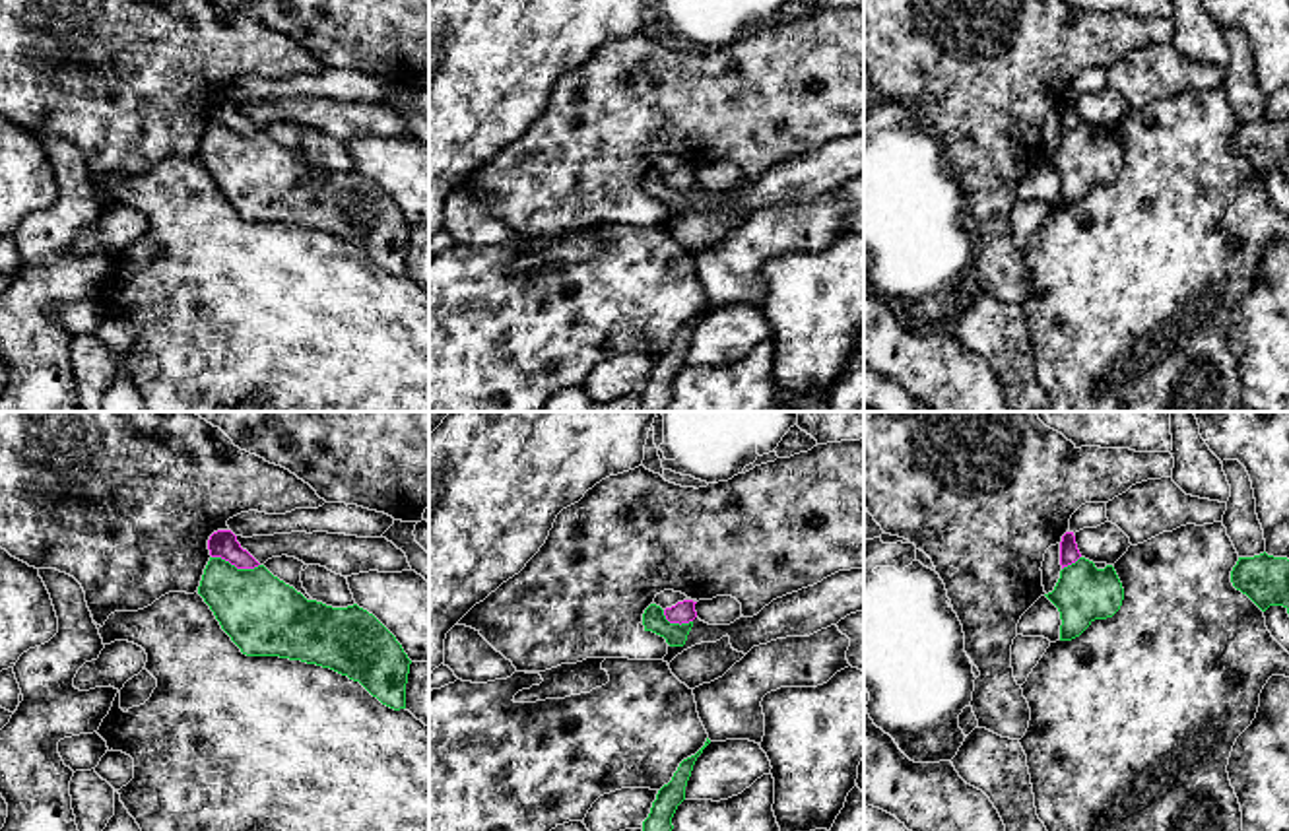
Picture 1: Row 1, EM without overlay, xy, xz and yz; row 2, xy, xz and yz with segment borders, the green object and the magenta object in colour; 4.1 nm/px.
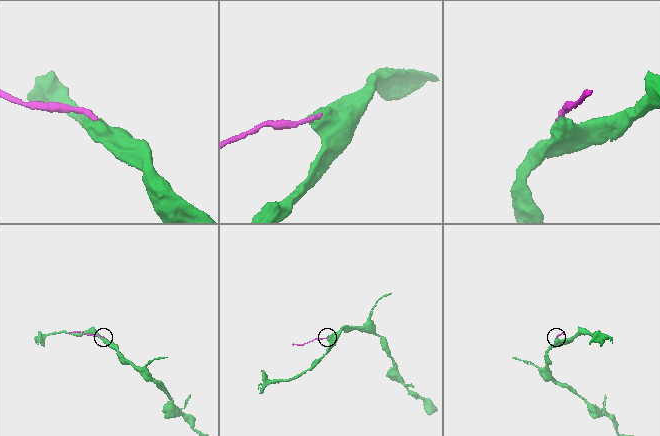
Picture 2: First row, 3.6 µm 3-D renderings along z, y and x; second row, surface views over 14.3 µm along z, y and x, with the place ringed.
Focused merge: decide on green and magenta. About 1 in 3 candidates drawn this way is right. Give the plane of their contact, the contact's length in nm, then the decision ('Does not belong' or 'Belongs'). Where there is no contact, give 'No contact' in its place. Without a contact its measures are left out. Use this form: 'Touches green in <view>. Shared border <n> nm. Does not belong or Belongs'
Touches green in xy. Shared border 200 nm. Does not belong

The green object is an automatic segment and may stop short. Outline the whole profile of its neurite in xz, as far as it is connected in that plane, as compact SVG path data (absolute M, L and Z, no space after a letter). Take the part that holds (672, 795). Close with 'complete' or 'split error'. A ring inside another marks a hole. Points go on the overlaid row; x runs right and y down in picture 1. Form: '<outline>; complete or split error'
M707 738L705 746L691 757L683 759L674 773L672 781L664 784L656 800L652 802L648 817L643 821L643 831L672 831L672 817L678 806L685 800L685 786L691 777L693 765L703 749L711 744Z; complete

